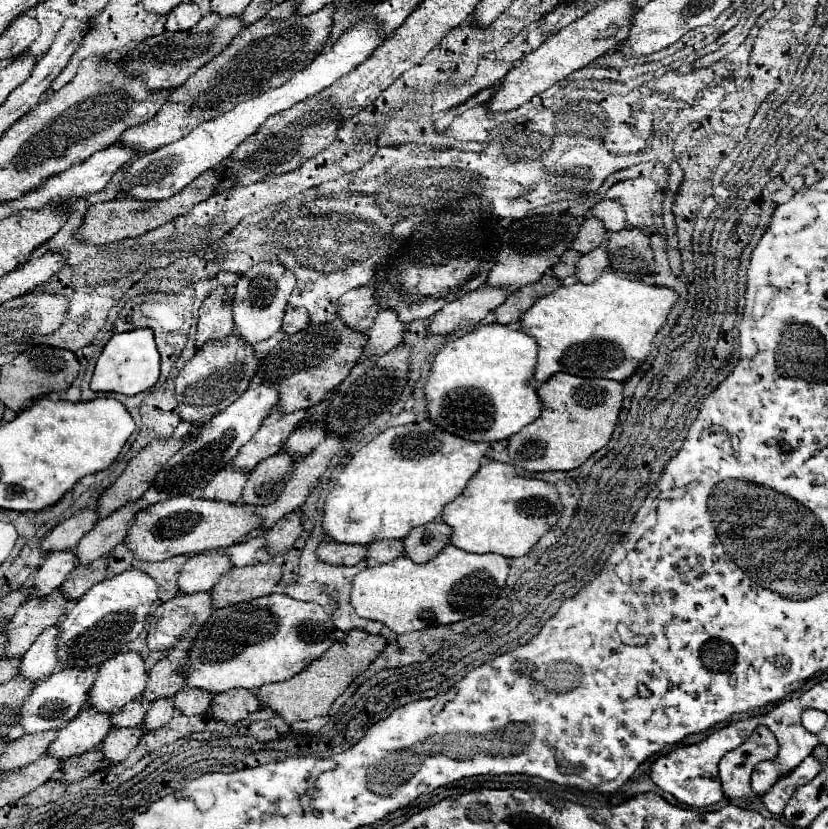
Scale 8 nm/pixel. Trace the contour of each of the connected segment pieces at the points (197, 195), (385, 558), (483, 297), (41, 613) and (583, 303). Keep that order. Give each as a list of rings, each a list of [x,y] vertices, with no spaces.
[[[213,170],[213,172],[205,172],[201,174],[197,180],[193,180],[193,184],[189,184],[189,188],[185,188],[185,192],[179,192],[177,196],[171,196],[169,200],[129,200],[129,198],[119,198],[113,202],[99,202],[87,208],[85,218],[81,222],[81,226],[77,228],[77,232],[73,234],[75,240],[87,242],[91,246],[101,246],[101,244],[111,244],[123,238],[131,238],[131,236],[141,236],[157,226],[163,226],[167,222],[171,222],[173,218],[187,214],[195,204],[207,200],[219,186],[221,186],[221,178],[223,172],[221,170]]]
[[[379,540],[367,546],[369,564],[385,564],[403,554],[403,540]]]
[[[477,288],[461,300],[447,302],[443,310],[431,316],[429,334],[451,334],[455,330],[479,324],[491,310],[505,302],[507,290],[503,288]]]
[[[59,590],[45,596],[45,600],[27,600],[21,604],[5,626],[5,658],[21,658],[41,632],[59,622],[65,608],[67,600]]]
[[[603,272],[591,284],[575,282],[571,286],[559,286],[555,292],[539,298],[519,320],[521,332],[535,338],[539,346],[533,378],[537,382],[545,382],[557,372],[567,372],[585,378],[611,378],[619,382],[627,380],[649,354],[653,336],[665,324],[667,314],[675,302],[677,294],[671,288],[647,286],[643,282],[619,278],[611,272]]]

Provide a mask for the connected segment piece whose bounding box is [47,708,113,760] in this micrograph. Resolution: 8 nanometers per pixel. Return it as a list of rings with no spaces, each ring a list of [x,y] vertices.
[[[83,708],[65,728],[57,732],[57,738],[51,742],[47,756],[65,760],[95,750],[111,728],[111,714]]]

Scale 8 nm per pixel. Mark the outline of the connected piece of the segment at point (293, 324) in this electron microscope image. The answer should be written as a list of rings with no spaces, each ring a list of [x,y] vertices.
[[[289,308],[283,318],[283,332],[295,334],[295,332],[307,328],[307,324],[309,324],[309,314],[305,308]]]

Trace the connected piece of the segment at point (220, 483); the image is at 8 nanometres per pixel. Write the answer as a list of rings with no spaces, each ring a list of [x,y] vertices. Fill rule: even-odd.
[[[229,464],[213,476],[213,480],[205,486],[201,498],[203,500],[221,500],[229,504],[237,504],[241,498],[241,490],[247,482],[247,472],[233,472]]]

